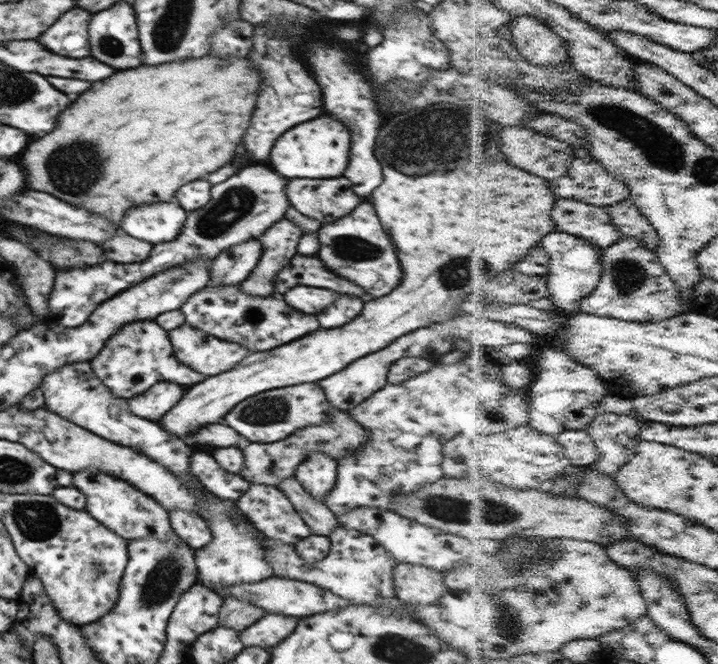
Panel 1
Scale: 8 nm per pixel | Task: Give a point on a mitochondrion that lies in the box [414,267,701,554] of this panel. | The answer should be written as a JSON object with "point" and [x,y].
{"point":[459,512]}

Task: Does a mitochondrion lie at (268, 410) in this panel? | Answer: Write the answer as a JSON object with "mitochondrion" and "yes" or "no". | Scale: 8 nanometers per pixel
{"mitochondrion":"yes"}

